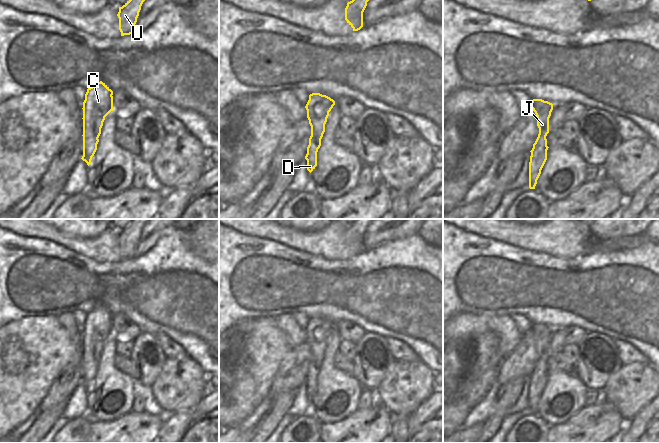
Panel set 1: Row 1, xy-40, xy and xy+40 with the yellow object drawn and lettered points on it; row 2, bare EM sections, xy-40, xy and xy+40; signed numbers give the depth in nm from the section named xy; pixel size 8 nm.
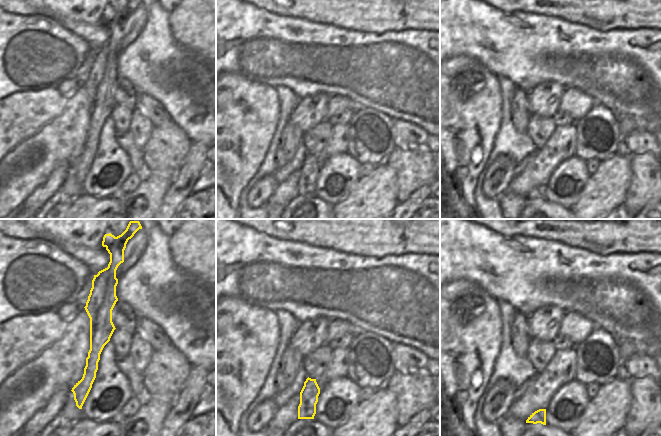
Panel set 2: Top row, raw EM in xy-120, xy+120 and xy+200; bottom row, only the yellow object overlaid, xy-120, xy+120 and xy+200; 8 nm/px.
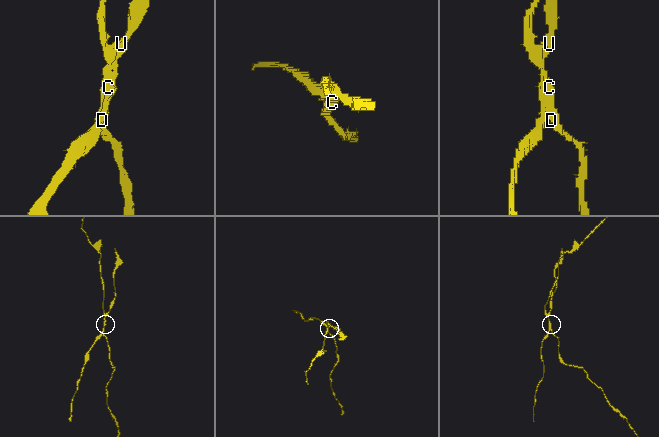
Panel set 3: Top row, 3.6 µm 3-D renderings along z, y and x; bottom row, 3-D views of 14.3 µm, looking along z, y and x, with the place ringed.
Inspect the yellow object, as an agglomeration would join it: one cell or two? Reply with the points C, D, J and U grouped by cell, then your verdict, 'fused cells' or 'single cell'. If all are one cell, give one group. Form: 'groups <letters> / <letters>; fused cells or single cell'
groups C D J / U; fused cells

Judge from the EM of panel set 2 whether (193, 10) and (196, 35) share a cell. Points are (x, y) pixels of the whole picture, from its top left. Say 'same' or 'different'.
same

